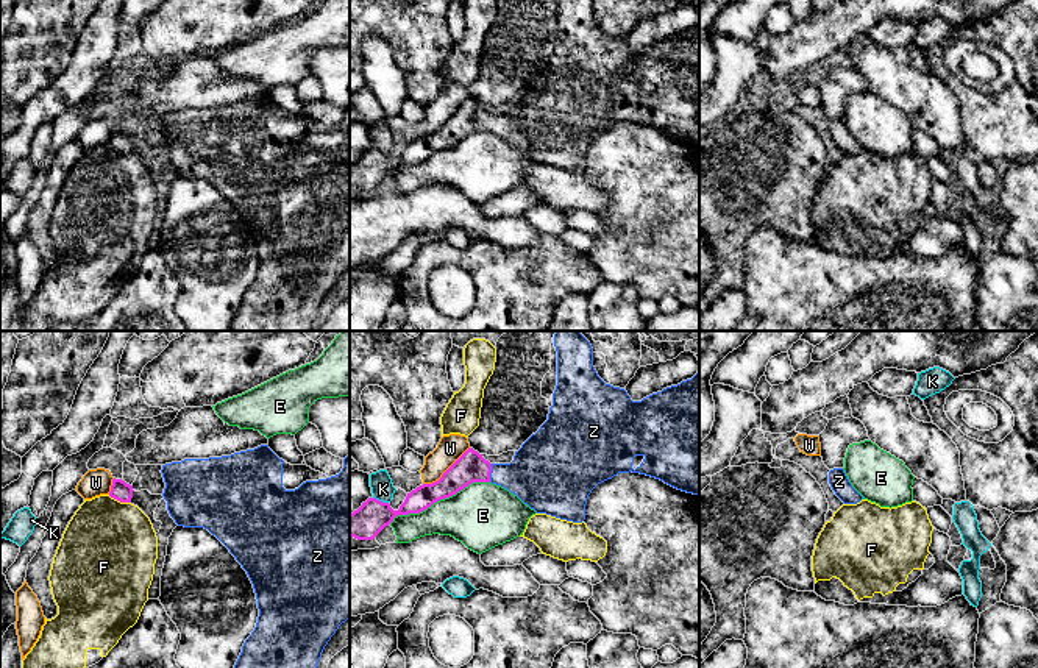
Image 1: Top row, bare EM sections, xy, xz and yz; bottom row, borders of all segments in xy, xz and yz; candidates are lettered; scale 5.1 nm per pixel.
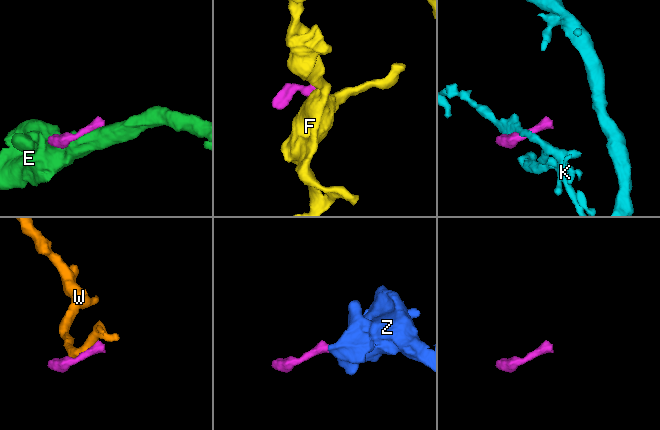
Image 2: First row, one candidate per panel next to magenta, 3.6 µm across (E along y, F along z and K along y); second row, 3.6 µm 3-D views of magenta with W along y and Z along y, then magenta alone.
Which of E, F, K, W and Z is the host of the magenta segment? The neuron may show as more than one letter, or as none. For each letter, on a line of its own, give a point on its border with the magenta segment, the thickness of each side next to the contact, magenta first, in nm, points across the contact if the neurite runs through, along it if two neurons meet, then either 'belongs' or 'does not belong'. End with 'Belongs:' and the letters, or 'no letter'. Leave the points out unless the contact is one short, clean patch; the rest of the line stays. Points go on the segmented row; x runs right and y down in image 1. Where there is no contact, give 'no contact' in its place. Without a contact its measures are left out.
E: contact xz (439, 500); calibres 160 and 340 nm; does not belong
F: contact xy (119, 500); calibres 100 and 480 nm; border xy (108, 495), (130, 503); does not belong
K: contact xz (381, 501); calibres 170 and 120 nm; does not belong
W: contact xz (447, 470); calibres 160 and 140 nm; border xz (469, 447), (437, 479), (423, 484); does not belong
Z: contact xz (490, 472); calibres 160 and 320 nm; way xz (470, 467), (490, 472), (539, 475); belongs
Belongs: Z

